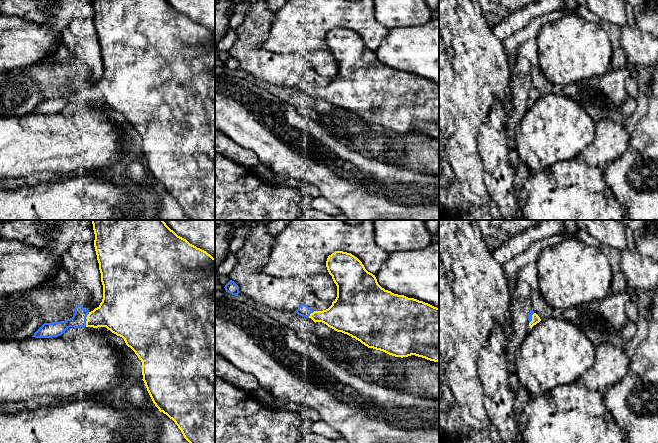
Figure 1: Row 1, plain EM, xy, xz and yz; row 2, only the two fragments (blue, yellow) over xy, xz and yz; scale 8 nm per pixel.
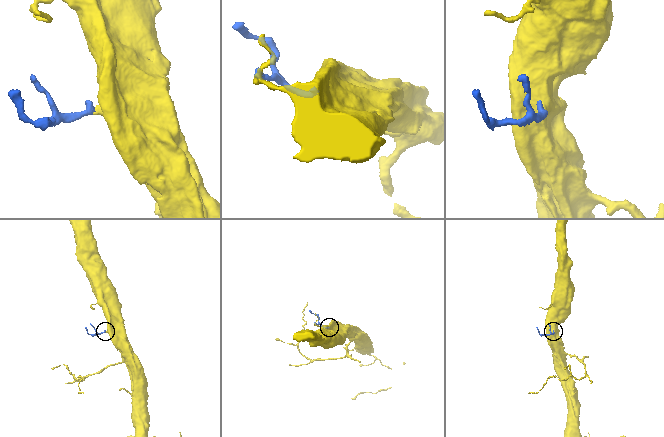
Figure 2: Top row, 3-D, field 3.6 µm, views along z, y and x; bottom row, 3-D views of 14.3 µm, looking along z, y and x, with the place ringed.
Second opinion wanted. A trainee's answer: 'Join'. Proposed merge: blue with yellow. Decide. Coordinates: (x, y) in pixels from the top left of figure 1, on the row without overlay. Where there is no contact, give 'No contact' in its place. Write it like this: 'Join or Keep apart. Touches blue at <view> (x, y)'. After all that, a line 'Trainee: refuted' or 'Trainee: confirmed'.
Join. Touches blue at xy (86, 95)
Trainee: confirmed

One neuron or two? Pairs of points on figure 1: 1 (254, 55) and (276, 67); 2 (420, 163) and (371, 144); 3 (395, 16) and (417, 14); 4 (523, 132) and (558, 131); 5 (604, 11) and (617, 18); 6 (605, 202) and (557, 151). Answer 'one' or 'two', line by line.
1: one
2: one
3: one
4: one
5: one
6: two

